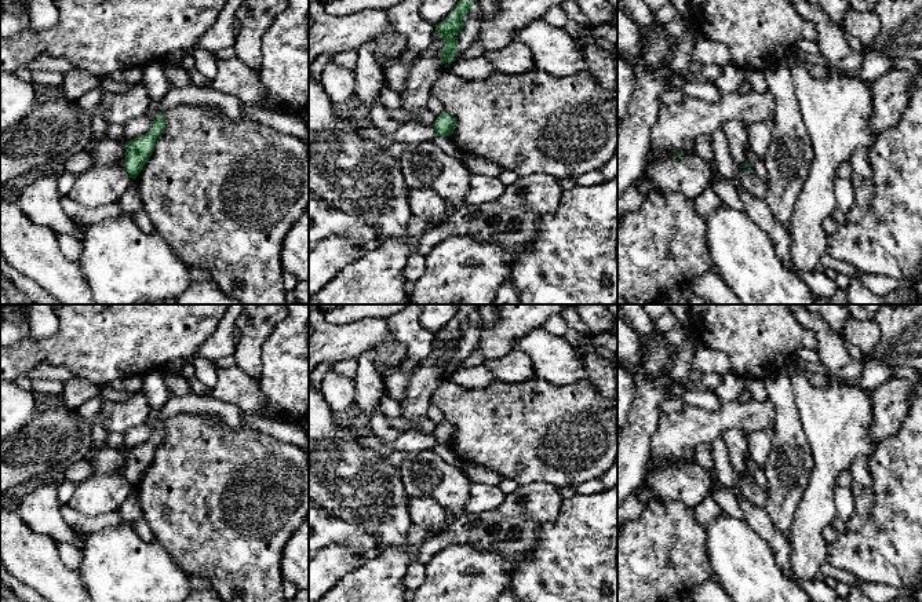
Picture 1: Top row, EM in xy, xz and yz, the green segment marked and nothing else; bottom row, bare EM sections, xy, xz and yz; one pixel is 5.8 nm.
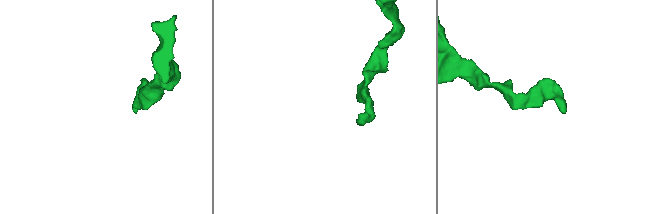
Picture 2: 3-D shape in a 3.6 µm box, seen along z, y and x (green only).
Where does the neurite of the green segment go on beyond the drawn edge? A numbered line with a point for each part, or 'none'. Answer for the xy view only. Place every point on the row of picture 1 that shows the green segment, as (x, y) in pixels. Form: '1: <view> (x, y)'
none

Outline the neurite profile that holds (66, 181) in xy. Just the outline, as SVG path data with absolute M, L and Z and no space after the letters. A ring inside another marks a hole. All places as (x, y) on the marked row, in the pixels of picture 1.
M65 172L63 175L61 175L59 180L58 180L58 191L61 194L61 197L68 196L68 193L70 191L70 189L73 187L74 182L76 182L76 175L70 174L70 172Z

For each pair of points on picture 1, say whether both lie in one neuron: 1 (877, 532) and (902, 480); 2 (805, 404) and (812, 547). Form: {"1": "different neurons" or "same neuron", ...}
{"1": "same neuron", "2": "same neuron"}

